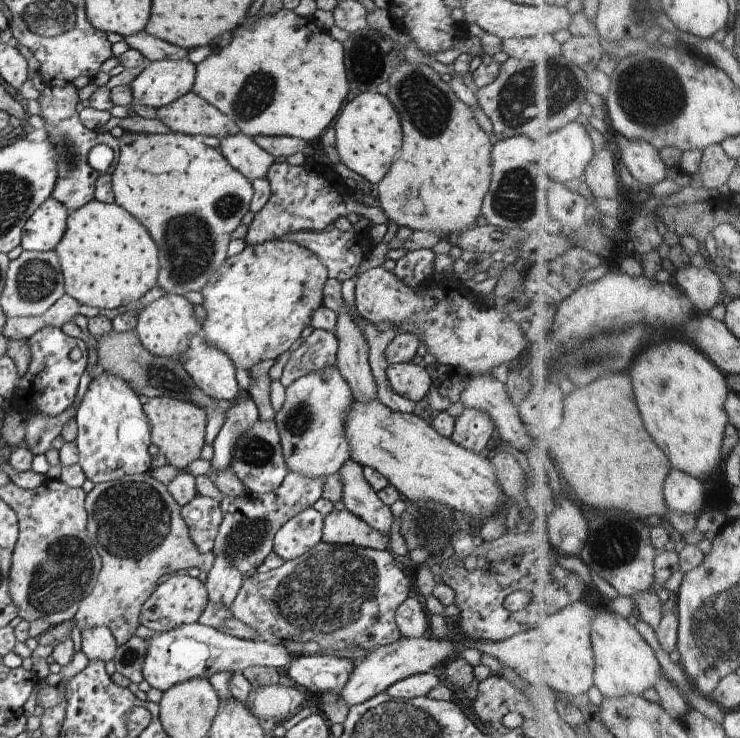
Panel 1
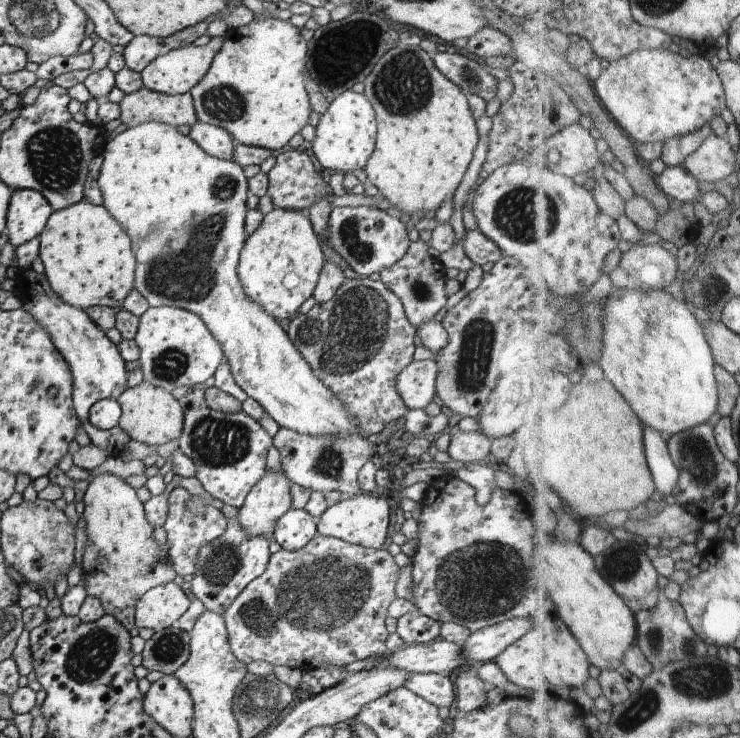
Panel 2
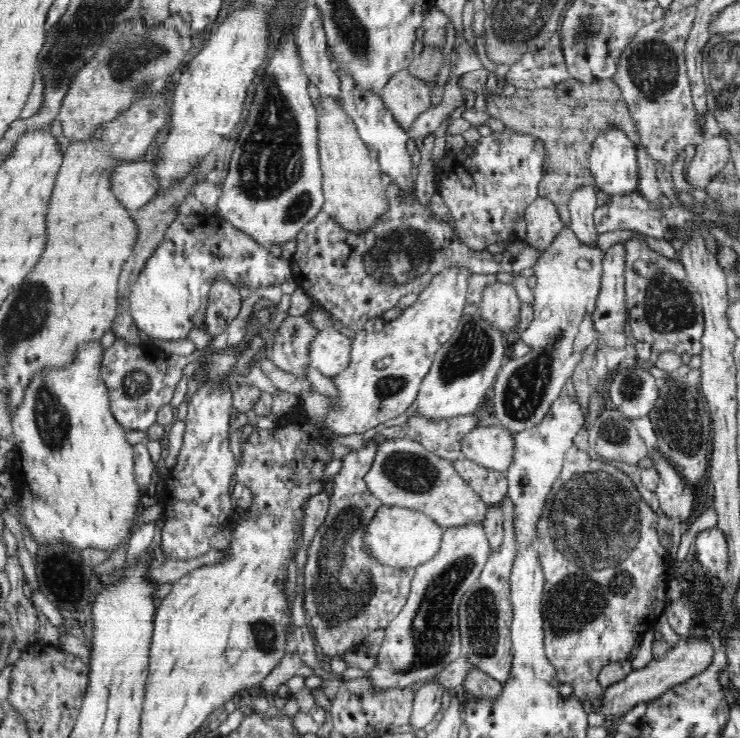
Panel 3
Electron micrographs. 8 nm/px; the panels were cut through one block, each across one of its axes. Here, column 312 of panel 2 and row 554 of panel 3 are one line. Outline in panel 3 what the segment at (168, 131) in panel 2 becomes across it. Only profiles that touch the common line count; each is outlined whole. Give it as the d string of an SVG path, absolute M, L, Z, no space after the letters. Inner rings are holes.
M382 505L366 526L362 539L366 549L378 563L387 567L415 569L417 566L428 562L440 548L444 528L438 526L430 516L401 506Z

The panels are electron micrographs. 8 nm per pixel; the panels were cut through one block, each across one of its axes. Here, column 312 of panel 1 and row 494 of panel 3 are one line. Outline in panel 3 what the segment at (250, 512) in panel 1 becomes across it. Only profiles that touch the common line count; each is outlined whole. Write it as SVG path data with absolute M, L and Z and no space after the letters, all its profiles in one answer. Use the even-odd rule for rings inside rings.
M464 456L454 461L453 467L487 505L501 508L503 498L508 496L508 480L504 473L484 468Z

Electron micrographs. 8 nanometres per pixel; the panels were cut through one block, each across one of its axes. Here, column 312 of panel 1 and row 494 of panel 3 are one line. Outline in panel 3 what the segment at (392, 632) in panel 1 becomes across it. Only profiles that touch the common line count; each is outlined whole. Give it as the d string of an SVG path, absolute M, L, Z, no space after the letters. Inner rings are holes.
M572 445L565 453L566 456L560 475L556 478L552 491L546 497L542 507L542 514L535 526L537 535L533 542L533 548L538 553L545 576L545 585L542 593L545 634L544 650L550 664L556 669L557 679L561 684L570 684L574 697L578 697L581 701L590 700L594 712L599 712L605 688L600 685L597 676L604 666L626 659L628 653L632 650L632 646L641 641L644 633L654 626L659 616L664 613L664 609L668 604L668 601L666 601L666 588L668 588L668 582L672 578L672 563L675 558L668 555L667 550L659 541L657 535L658 515L648 505L648 502L642 498L642 492L638 492L637 487L623 471L612 464L603 462L603 460L592 459L588 453L575 445Z

